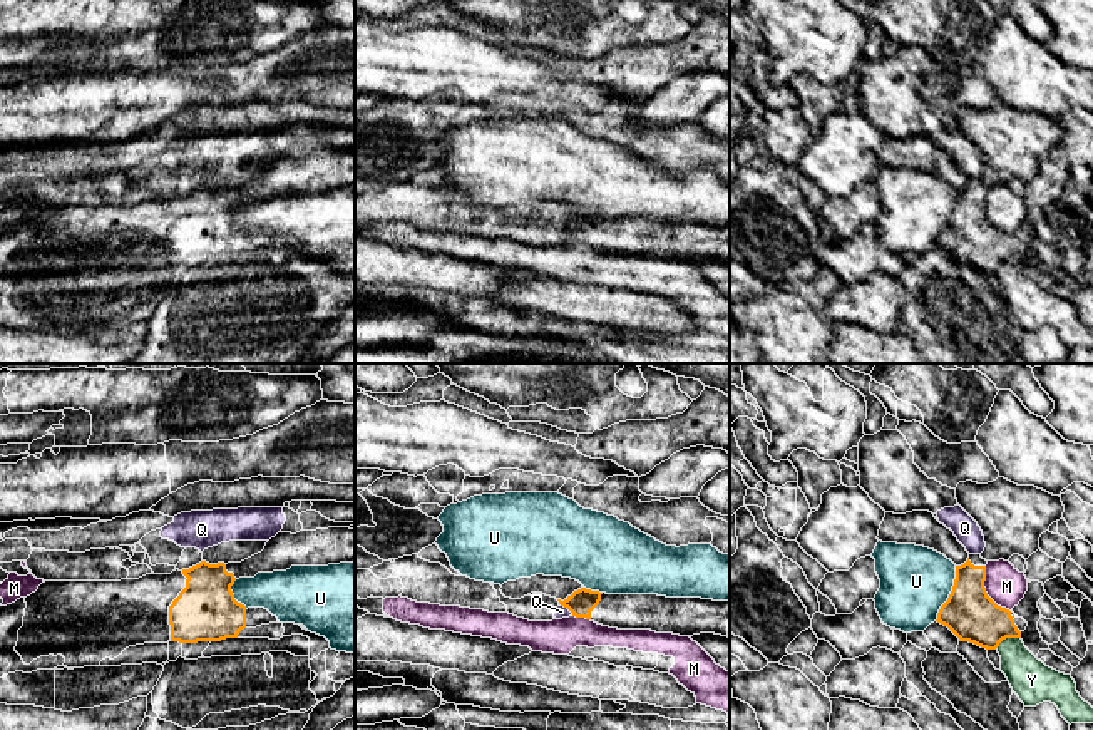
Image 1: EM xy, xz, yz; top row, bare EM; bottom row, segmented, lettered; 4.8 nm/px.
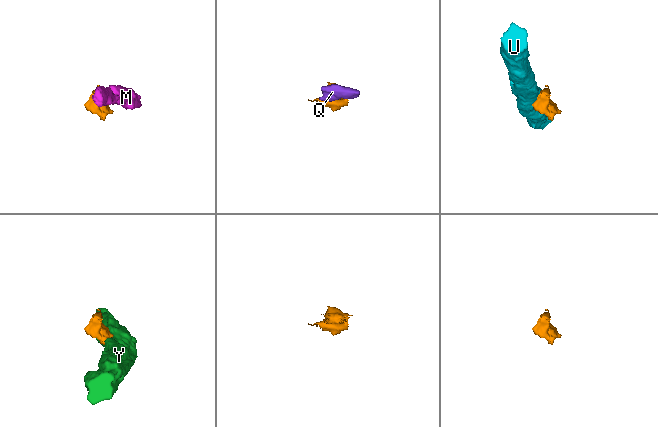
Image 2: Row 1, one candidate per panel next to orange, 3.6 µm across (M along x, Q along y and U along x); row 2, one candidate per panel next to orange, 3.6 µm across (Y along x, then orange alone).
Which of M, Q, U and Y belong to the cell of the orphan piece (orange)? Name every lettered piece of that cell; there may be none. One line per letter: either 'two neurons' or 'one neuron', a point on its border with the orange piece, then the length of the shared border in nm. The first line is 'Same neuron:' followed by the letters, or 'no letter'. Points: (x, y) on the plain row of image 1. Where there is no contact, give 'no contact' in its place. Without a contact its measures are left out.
Same neuron: no letter
M: two neurons; meets orange in yz at (985, 216); contact 260 nm long
Q: two neurons; meets orange in xz at (566, 231); contact 90 nm long
U: two neurons; meets orange in yz at (951, 218); contact 280 nm long
Y: two neurons; meets orange in yz at (1006, 262); contact 140 nm long

